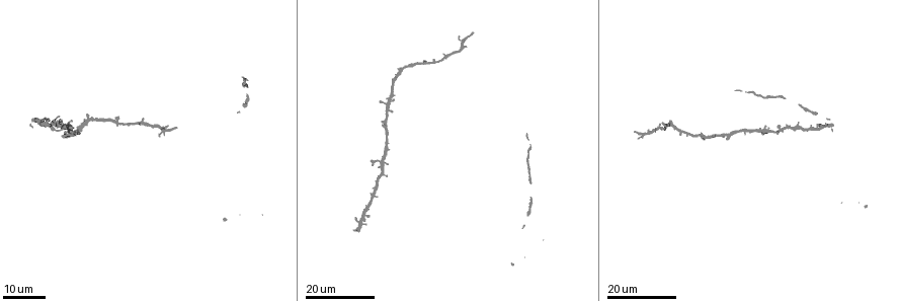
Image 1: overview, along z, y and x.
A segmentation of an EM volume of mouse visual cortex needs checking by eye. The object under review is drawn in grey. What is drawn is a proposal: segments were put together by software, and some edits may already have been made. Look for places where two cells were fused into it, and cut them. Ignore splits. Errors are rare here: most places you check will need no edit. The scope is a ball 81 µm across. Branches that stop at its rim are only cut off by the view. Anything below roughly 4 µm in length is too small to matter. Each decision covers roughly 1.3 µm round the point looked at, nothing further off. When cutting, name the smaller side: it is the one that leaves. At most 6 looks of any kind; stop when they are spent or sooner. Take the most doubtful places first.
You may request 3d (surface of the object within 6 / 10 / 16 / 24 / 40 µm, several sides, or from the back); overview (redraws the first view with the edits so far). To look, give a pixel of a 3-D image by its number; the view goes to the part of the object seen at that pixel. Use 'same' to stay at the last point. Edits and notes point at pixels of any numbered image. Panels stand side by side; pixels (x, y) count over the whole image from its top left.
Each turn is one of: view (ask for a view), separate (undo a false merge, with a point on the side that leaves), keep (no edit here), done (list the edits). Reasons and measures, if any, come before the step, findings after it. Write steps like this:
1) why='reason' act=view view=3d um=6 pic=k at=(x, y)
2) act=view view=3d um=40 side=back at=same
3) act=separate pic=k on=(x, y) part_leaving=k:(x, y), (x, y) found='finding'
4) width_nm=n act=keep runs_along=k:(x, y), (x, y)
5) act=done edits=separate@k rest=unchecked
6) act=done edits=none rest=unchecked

why='three arms meet' act=view view=3d um=16 pic=1 at=(462, 48)

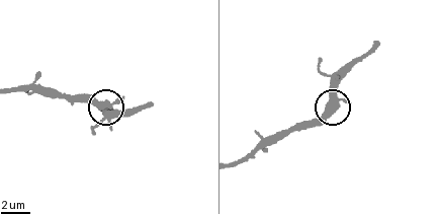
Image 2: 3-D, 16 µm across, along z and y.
act=view view=3d um=10 pic=2 at=(335, 101)

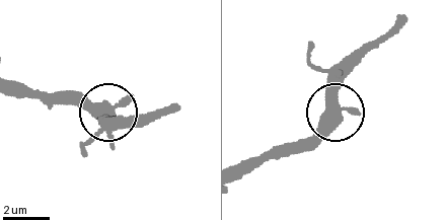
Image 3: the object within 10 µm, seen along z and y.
arms=3 act=keep runs_along=3:(12, 83), (71, 93), (116, 117) found='all the same cell'

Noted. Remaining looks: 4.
why='side arm on a straight run' act=view view=3d um=24 pic=1 at=(444, 57)

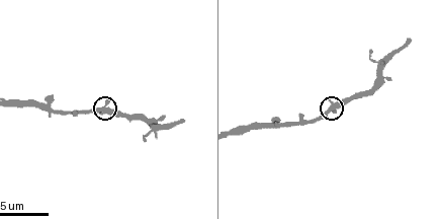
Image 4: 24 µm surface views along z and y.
act=view view=3d um=6 pic=4 at=(326, 112)

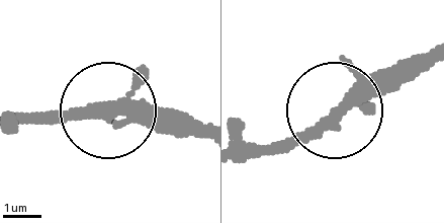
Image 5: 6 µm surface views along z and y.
act=keep runs_along=5:(241, 150), (299, 143), (412, 56) found='continuous, no second cell'

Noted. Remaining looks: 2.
why='arms part here' act=view view=3d um=16 pic=1 at=(385, 173)

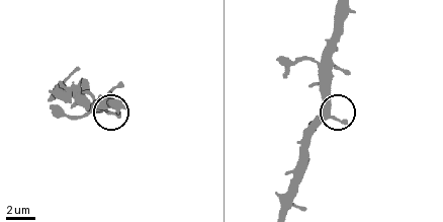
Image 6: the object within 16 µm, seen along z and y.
act=view view=3d um=10 pic=6 at=(329, 118)

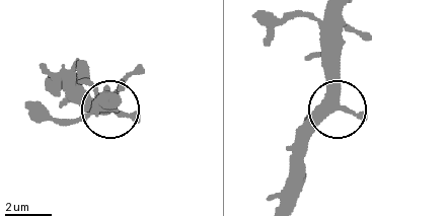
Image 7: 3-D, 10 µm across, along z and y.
width_nm=360 act=keep found='all the same cell'

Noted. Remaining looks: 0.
act=done edits=none rest=unchecked

